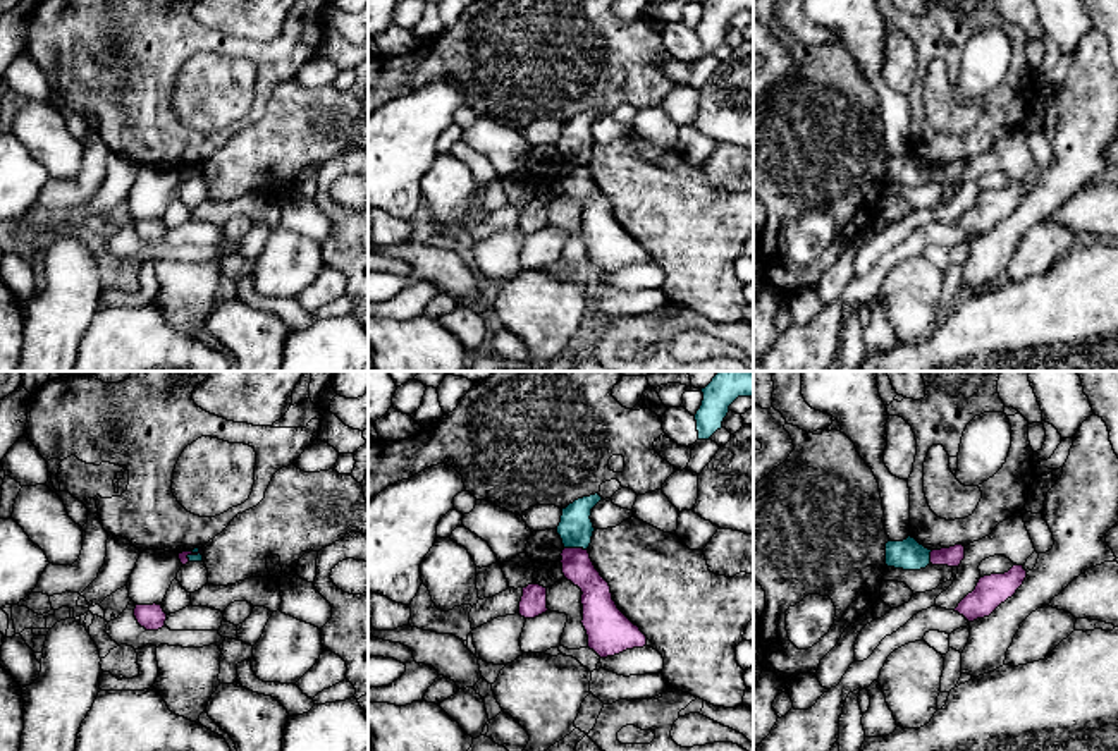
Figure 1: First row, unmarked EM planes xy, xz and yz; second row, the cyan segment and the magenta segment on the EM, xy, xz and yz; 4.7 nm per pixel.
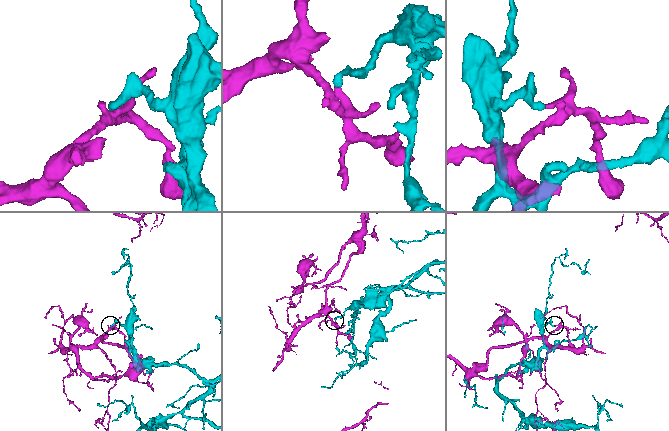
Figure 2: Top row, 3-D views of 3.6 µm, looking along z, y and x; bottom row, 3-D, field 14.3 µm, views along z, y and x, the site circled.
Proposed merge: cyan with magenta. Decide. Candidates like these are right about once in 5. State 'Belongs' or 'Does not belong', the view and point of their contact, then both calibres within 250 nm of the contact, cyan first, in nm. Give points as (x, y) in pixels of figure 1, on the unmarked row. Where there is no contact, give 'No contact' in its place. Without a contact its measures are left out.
Does not belong. Touches cyan at xz (575, 162). Thickness 160 nm (cyan) against 140 nm

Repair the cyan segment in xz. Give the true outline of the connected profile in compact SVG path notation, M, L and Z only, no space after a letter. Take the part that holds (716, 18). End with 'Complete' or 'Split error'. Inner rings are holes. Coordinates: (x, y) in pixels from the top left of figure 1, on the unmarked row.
M707 0L702 3L703 15L695 29L698 55L710 52L722 43L729 21L738 12L753 12L753 0Z. Complete

